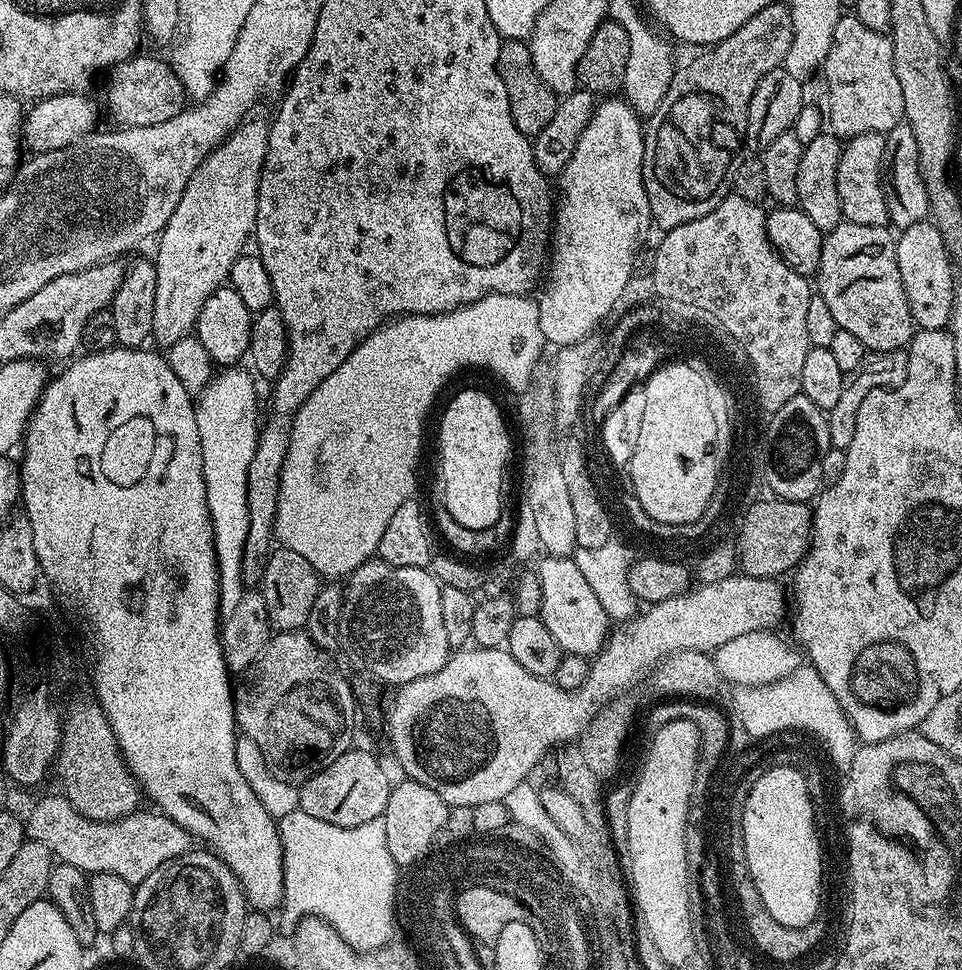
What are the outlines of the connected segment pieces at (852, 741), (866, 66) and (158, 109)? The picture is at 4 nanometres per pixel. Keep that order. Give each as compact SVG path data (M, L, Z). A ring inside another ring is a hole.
M801 666L788 676L783 676L773 684L763 684L757 688L740 688L737 694L740 713L743 713L744 724L751 732L763 733L772 738L775 732L788 732L791 728L801 728L804 732L813 732L824 739L828 747L828 756L835 767L847 766L856 753L858 737L852 724L846 718L838 698L830 694L830 686L811 666Z
M855 14L841 15L838 26L834 26L830 54L822 65L823 76L828 87L826 120L835 135L851 138L867 132L886 134L904 120L902 85L894 74L892 41L884 32L863 24Z
M137 54L107 69L108 85L104 88L104 104L112 115L113 125L121 128L141 128L166 122L183 112L186 93L182 82L167 59Z

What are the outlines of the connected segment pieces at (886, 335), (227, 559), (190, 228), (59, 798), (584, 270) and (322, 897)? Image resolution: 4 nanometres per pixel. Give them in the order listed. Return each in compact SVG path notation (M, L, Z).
M841 222L824 237L822 258L814 277L818 294L826 300L827 308L830 309L838 328L854 334L854 338L858 338L858 342L862 342L862 346L868 352L907 349L914 335L910 306L906 290L902 286L902 274L898 274L896 236L888 231L887 227L858 226Z
M224 366L219 369L205 385L203 391L199 393L198 399L195 401L196 421L198 422L198 442L202 446L202 474L206 482L206 506L210 510L210 522L212 523L212 533L214 534L214 554L216 555L216 573L218 574L218 592L219 615L221 617L229 616L234 610L234 606L238 606L238 598L242 598L242 594L246 590L244 579L242 578L242 558L246 550L246 534L250 534L250 510L248 509L248 475L250 474L250 462L256 453L256 442L258 439L258 424L256 428L256 418L260 414L259 408L256 406L256 384L253 373L244 366Z
M252 119L241 120L232 134L197 166L194 174L190 174L186 190L182 190L182 198L178 198L178 206L174 206L174 214L170 214L166 226L158 234L160 245L156 248L156 256L154 255L157 286L151 339L157 340L162 346L178 342L195 329L196 319L206 298L227 281L230 266L234 266L234 262L245 251L244 243L247 240L249 243L253 235L258 214L258 186L268 149L269 121Z
M62 794L44 796L26 815L26 832L32 838L60 836L60 844L68 848L67 859L85 874L109 872L126 878L134 886L144 881L162 862L193 851L194 837L178 822L159 811L137 810L120 820L86 818Z
M604 98L604 100L595 105L590 122L586 130L578 138L575 150L572 151L570 162L566 162L563 172L558 177L558 207L554 212L554 235L550 240L550 263L546 268L546 279L543 281L542 289L544 293L538 296L540 306L540 329L544 335L545 341L549 345L565 346L577 344L586 340L596 331L595 328L607 318L612 312L612 307L620 300L620 295L628 288L628 283L632 280L632 271L636 268L636 255L640 252L640 247L644 244L644 239L648 236L648 231L653 231L652 215L650 214L650 202L646 194L644 185L644 134L645 125L642 123L641 116L628 105L627 100L623 98Z
M297 810L294 814L286 814L286 818L278 821L280 841L284 851L284 904L292 907L300 916L317 916L326 921L340 937L357 952L373 952L382 948L393 939L392 926L397 923L396 893L398 887L398 869L394 858L390 858L390 850L386 846L386 826L383 819L367 820L358 826L334 826L330 822L322 822L322 818L310 818L310 814Z

